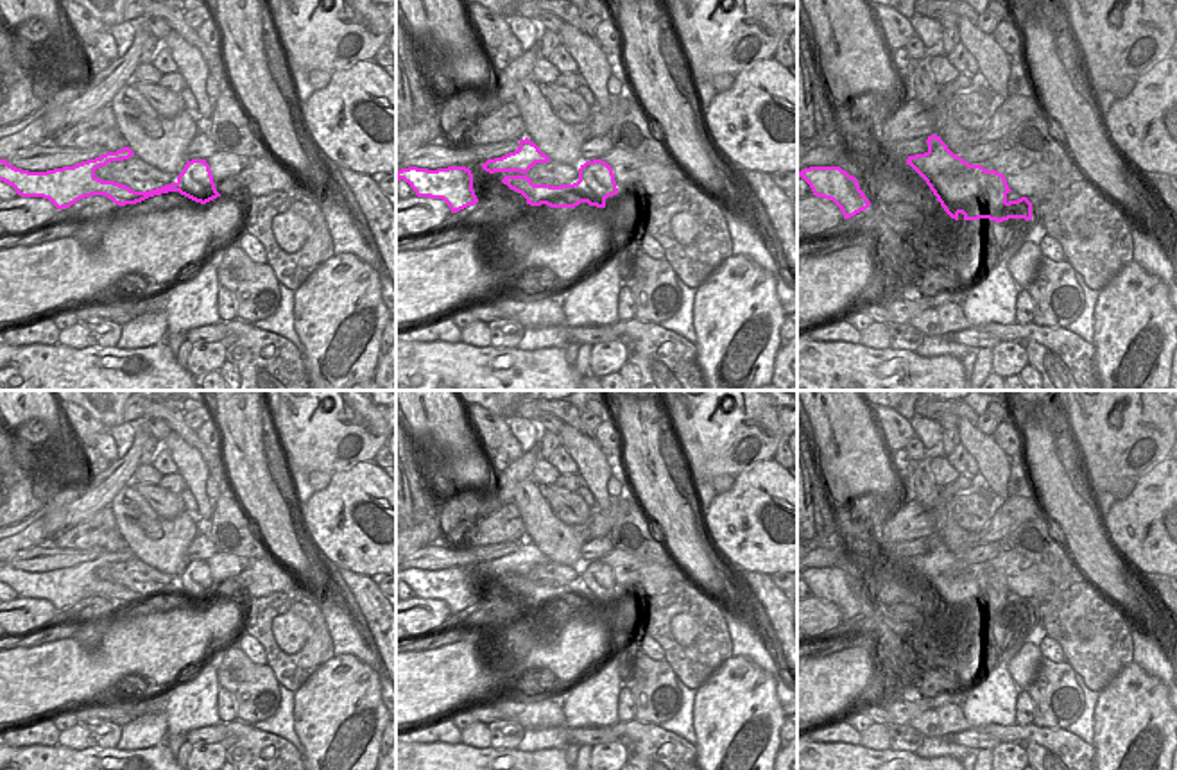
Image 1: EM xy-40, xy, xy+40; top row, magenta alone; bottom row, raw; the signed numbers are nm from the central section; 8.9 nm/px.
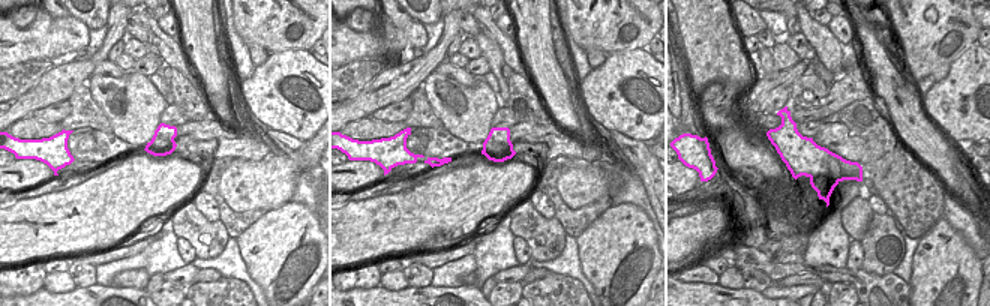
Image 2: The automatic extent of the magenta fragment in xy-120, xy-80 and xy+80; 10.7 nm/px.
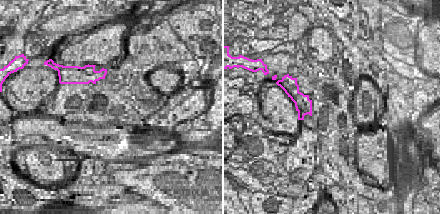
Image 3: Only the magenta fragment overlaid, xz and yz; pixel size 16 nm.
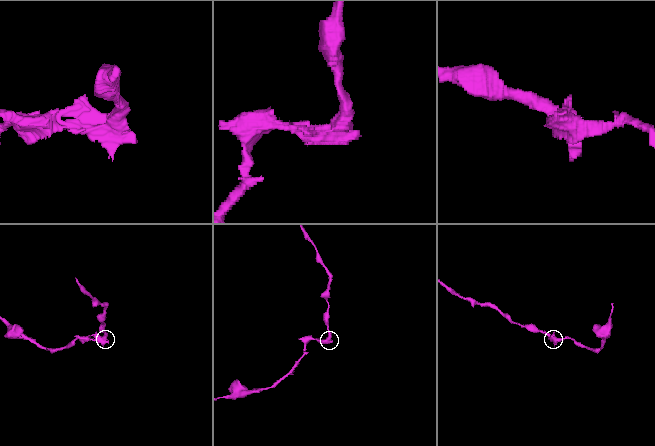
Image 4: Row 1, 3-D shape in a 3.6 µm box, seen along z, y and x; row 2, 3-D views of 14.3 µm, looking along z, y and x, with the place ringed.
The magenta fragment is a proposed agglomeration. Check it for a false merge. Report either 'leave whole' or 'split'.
split

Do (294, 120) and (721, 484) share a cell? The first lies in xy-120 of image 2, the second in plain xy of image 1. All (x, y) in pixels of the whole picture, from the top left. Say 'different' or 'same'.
different

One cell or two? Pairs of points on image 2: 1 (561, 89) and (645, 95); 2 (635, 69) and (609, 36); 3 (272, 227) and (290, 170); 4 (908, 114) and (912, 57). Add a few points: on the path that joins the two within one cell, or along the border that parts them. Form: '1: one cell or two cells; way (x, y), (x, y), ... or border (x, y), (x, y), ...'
1: two cells; border (578, 83), (581, 101), (593, 122)
2: two cells; border (647, 47), (623, 48), (608, 54)
3: two cells; border (290, 200), (266, 212)
4: two cells; border (911, 81), (917, 89)

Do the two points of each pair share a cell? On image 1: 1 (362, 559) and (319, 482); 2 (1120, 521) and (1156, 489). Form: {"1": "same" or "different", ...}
{"1": "different", "2": "same"}

